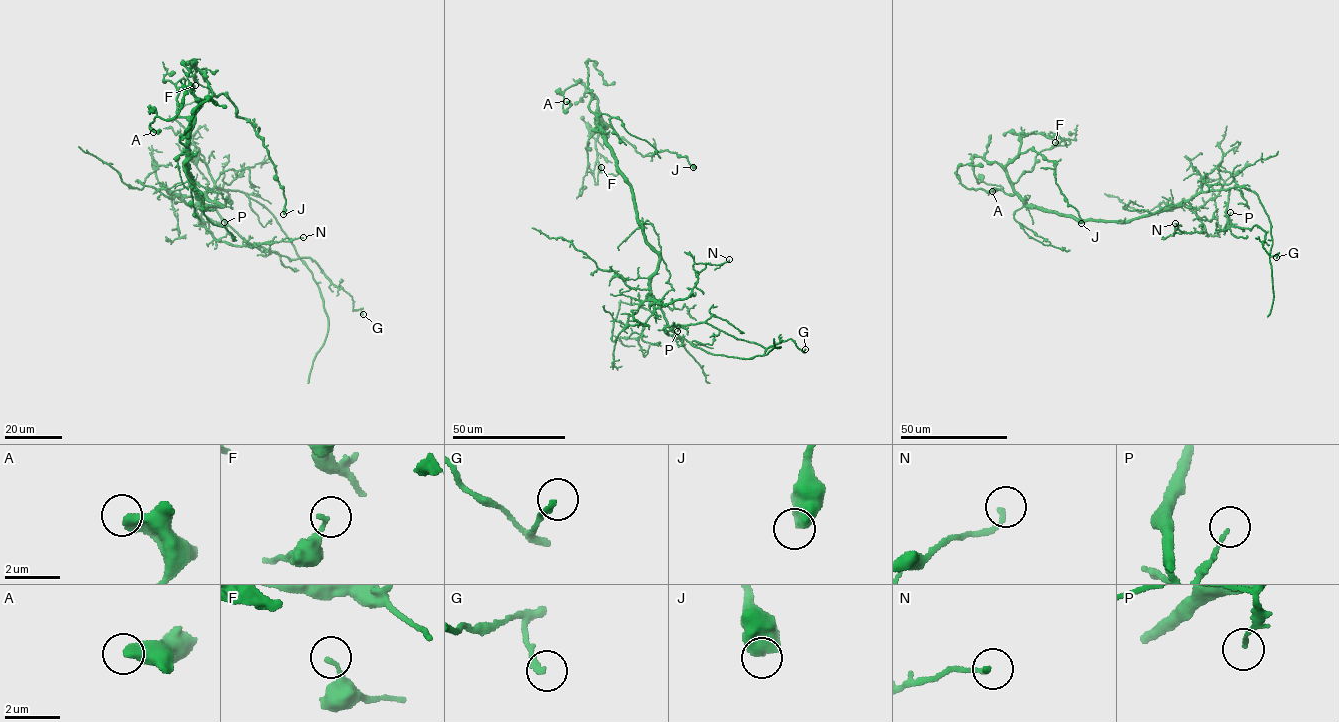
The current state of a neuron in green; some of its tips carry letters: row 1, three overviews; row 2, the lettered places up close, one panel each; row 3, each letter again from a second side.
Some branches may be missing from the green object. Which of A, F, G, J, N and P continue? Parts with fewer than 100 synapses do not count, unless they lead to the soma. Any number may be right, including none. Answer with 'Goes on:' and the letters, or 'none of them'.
Goes on: none of them

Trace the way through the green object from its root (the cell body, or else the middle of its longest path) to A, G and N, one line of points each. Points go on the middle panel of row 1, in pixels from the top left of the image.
A: (643, 228), (632, 186), (597, 118), (597, 100), (580, 80), (564, 91), (564, 111), (569, 106), (566, 101)
G: (643, 228), (658, 256), (650, 290), (674, 333), (667, 334), (704, 322), (765, 348), (790, 339), (805, 349)
N: (643, 228), (658, 256), (646, 300), (663, 304), (686, 299), (697, 282), (695, 263), (720, 265), (729, 259)

